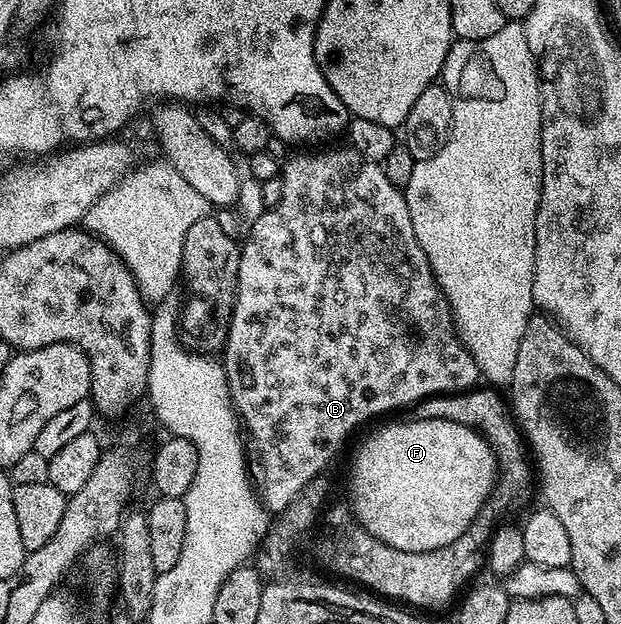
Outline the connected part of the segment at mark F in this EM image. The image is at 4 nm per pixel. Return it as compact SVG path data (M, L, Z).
M414 417L413 422L393 422L390 426L381 426L374 434L369 434L361 442L361 447L353 454L353 467L349 470L349 498L351 503L351 509L354 518L356 518L359 525L363 528L367 528L367 532L371 532L371 536L375 536L379 540L383 540L383 544L391 544L391 548L399 548L399 552L431 552L432 550L438 550L443 548L447 544L451 544L451 540L459 540L459 536L463 536L463 532L467 532L467 528L475 520L475 516L483 508L483 504L488 502L494 489L495 483L499 477L499 459L496 454L493 453L492 446L489 445L487 439L479 433L478 430L473 429L472 426L464 426L463 424L455 424L455 420L443 420L442 418L419 418Z

